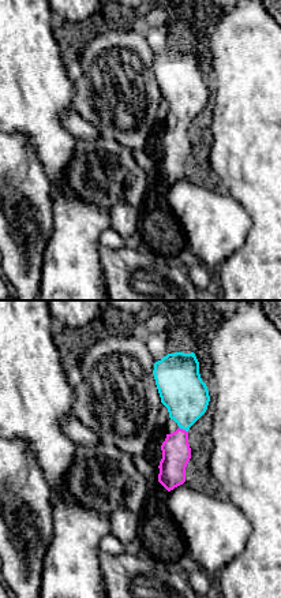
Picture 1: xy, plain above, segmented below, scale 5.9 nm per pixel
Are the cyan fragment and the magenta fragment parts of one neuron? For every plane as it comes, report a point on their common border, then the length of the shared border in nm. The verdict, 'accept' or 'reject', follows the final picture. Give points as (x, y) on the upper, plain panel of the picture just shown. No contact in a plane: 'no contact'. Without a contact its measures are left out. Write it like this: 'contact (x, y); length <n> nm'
contact (183, 123); length 70 nm

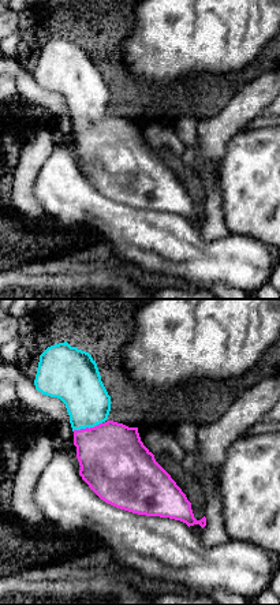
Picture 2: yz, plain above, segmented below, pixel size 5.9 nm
contact (86, 120); length 180 nm

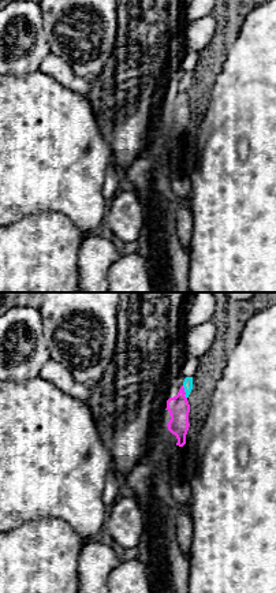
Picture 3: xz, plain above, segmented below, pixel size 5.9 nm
contact (185, 85); length 80 nm

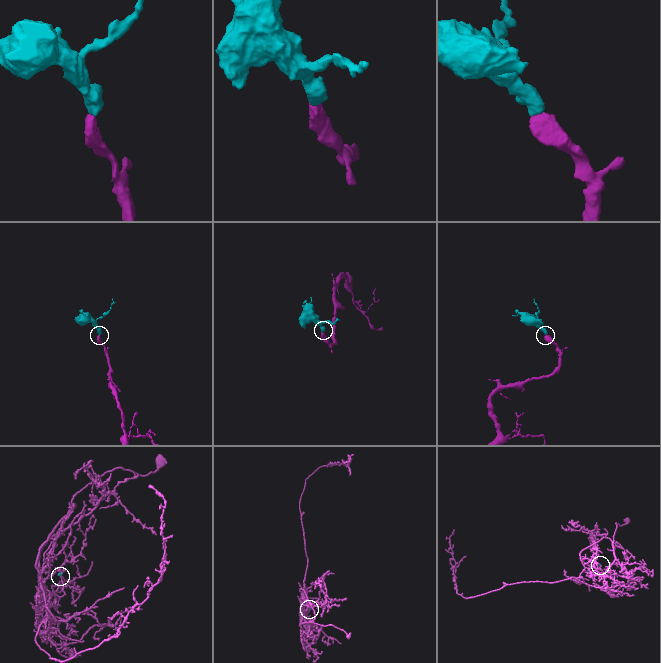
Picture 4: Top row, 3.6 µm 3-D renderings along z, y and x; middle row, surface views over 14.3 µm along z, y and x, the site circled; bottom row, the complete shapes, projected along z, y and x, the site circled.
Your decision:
accept

